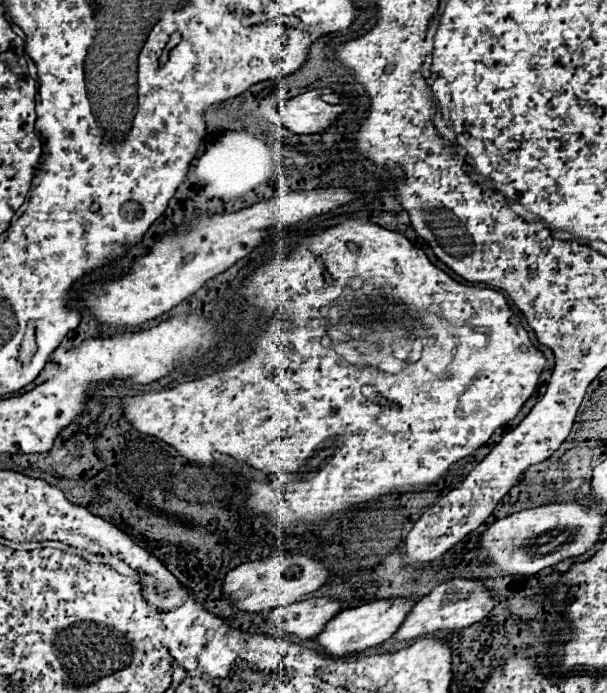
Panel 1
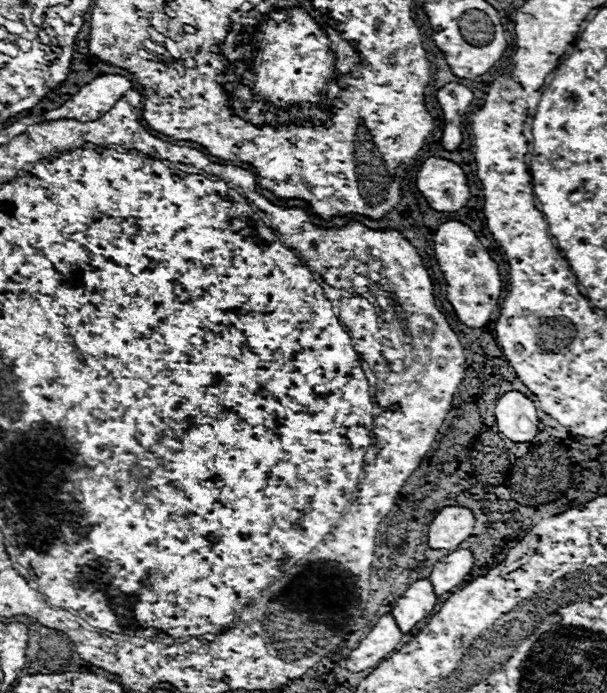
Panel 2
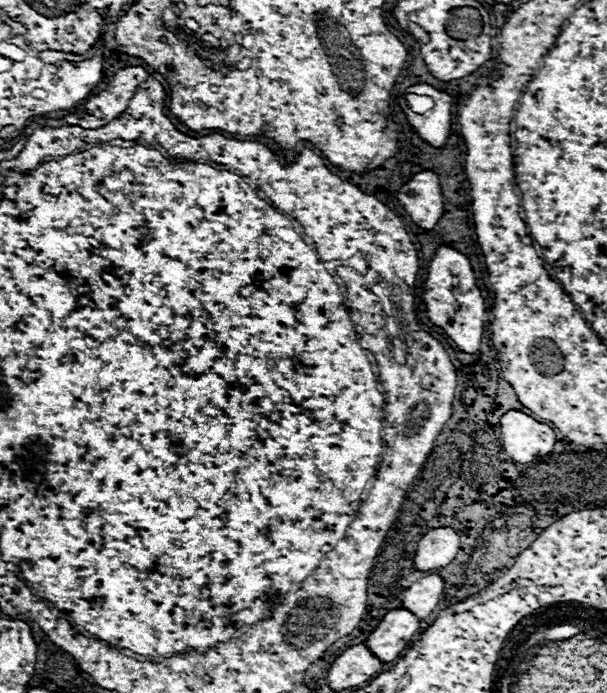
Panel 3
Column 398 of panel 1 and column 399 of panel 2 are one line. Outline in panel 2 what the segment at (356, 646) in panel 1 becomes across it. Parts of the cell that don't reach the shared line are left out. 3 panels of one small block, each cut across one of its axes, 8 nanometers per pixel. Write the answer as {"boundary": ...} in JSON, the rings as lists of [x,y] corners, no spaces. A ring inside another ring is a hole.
{"boundary":[[[422,578],[412,582],[410,588],[398,598],[396,606],[392,608],[392,616],[396,624],[402,628],[402,632],[406,634],[418,622],[428,618],[434,606],[436,606],[436,596],[434,596],[432,582],[428,578]]]}

